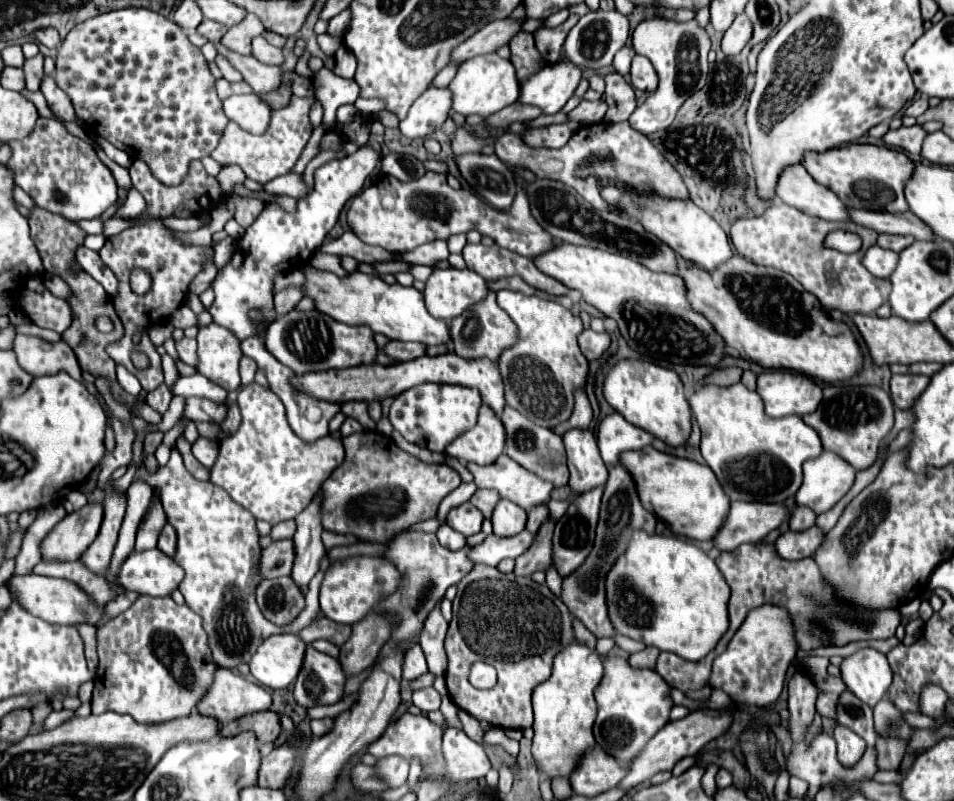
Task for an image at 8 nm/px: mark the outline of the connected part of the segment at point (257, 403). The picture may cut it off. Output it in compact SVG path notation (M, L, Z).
M258 382L240 388L238 406L242 424L236 434L220 442L218 460L210 470L210 482L224 488L256 520L270 524L292 520L314 500L330 472L342 464L344 446L330 434L318 438L314 444L304 442L290 428L282 400Z

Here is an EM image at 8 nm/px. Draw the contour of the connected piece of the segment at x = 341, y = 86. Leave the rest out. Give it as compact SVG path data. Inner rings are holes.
M326 66L314 74L314 94L324 108L324 126L326 130L334 128L334 114L342 104L354 104L360 96L360 88L354 80L336 76Z

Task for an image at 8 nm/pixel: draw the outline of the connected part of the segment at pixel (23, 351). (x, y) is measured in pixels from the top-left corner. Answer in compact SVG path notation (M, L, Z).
M16 334L12 350L16 354L18 364L32 376L48 376L64 370L74 380L82 380L82 370L78 366L78 360L72 348L68 348L64 342L50 344L36 336Z

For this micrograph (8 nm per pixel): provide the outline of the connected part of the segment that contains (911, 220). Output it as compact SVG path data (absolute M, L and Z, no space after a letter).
M850 208L850 218L856 224L876 230L878 234L898 234L898 236L912 236L914 240L936 240L934 232L918 220L912 212L888 214L888 212L870 212L870 210L854 210Z

